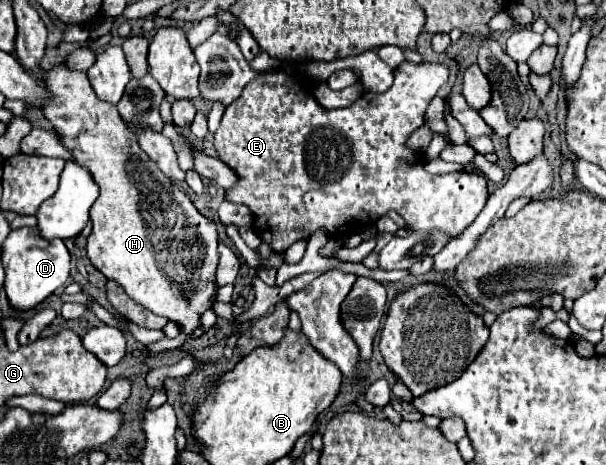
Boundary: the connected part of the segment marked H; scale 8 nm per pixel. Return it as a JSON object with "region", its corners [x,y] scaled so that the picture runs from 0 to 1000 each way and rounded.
{"region":[[[92,140],[76,170],[86,196],[86,222],[76,222],[73,247],[86,273],[96,277],[109,316],[119,320],[122,346],[149,363],[155,389],[165,402],[165,424],[149,449],[152,505],[145,510],[142,544],[149,566],[175,596],[205,617],[208,634],[228,656],[248,665],[257,677],[294,690],[300,716],[317,716],[327,703],[330,677],[350,660],[356,643],[356,570],[360,570],[360,501],[356,480],[337,467],[310,419],[290,406],[281,385],[257,359],[257,351],[231,320],[224,295],[201,265],[195,234],[162,217],[145,178],[145,166],[132,153],[116,153],[106,140]]]}

